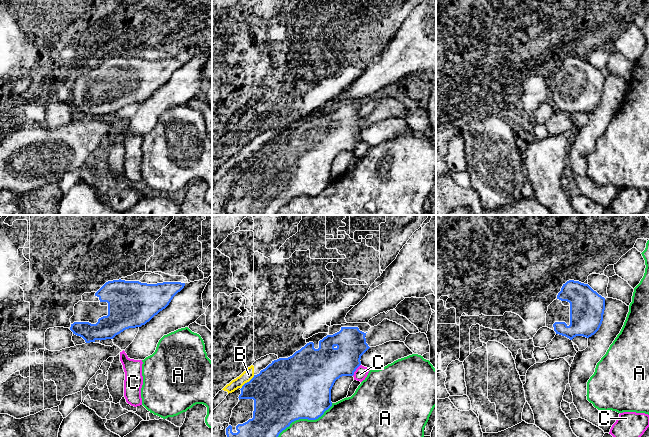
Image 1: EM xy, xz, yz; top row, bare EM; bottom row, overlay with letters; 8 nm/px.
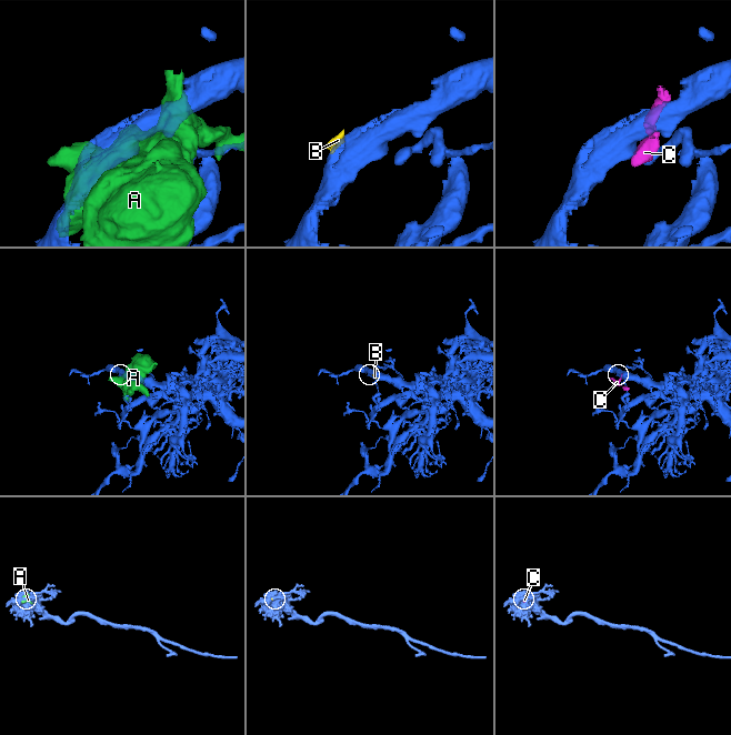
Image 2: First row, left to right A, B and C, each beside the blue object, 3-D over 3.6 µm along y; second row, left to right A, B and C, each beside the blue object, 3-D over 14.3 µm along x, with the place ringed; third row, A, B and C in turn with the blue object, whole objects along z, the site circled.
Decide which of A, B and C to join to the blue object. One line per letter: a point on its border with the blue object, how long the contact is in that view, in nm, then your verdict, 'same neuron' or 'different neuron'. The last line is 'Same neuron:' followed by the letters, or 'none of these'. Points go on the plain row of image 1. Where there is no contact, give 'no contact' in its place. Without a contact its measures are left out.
A: xz (304, 194) | 550 nm | different neuron
B: xz (247, 158) | 160 nm | different neuron
C: xz (355, 146) | 120 nm | different neuron
Same neuron: none of these

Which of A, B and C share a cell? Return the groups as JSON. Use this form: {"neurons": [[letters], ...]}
{"neurons": [["A"], ["B", "C"]]}

